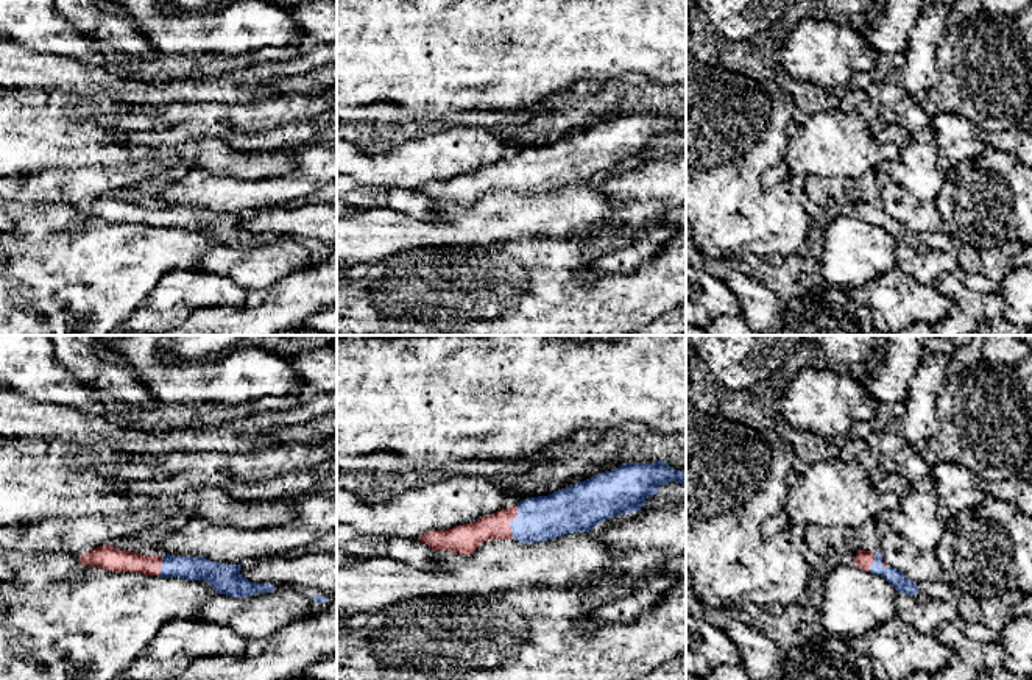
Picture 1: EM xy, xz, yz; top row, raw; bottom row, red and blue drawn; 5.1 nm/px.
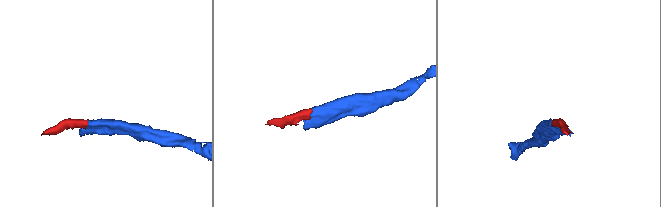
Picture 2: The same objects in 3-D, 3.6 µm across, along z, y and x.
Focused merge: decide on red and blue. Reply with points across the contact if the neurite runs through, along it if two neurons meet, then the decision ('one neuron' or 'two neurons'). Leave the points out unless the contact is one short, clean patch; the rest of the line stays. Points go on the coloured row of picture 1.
runs through xz (468, 537), (512, 520), (541, 518); one neuron

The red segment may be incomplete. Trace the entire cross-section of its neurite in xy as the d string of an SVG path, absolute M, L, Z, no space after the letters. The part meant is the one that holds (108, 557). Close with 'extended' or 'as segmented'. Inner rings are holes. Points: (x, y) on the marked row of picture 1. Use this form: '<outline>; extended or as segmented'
M112 544L100 546L80 555L80 561L83 566L98 566L114 572L204 580L217 593L231 597L249 597L257 593L270 593L276 588L271 583L249 582L240 574L240 565L209 561L204 557L142 555L120 551Z; extended

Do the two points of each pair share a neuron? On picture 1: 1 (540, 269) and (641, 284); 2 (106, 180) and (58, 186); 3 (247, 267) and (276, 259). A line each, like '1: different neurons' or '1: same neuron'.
1: same neuron
2: same neuron
3: same neuron

